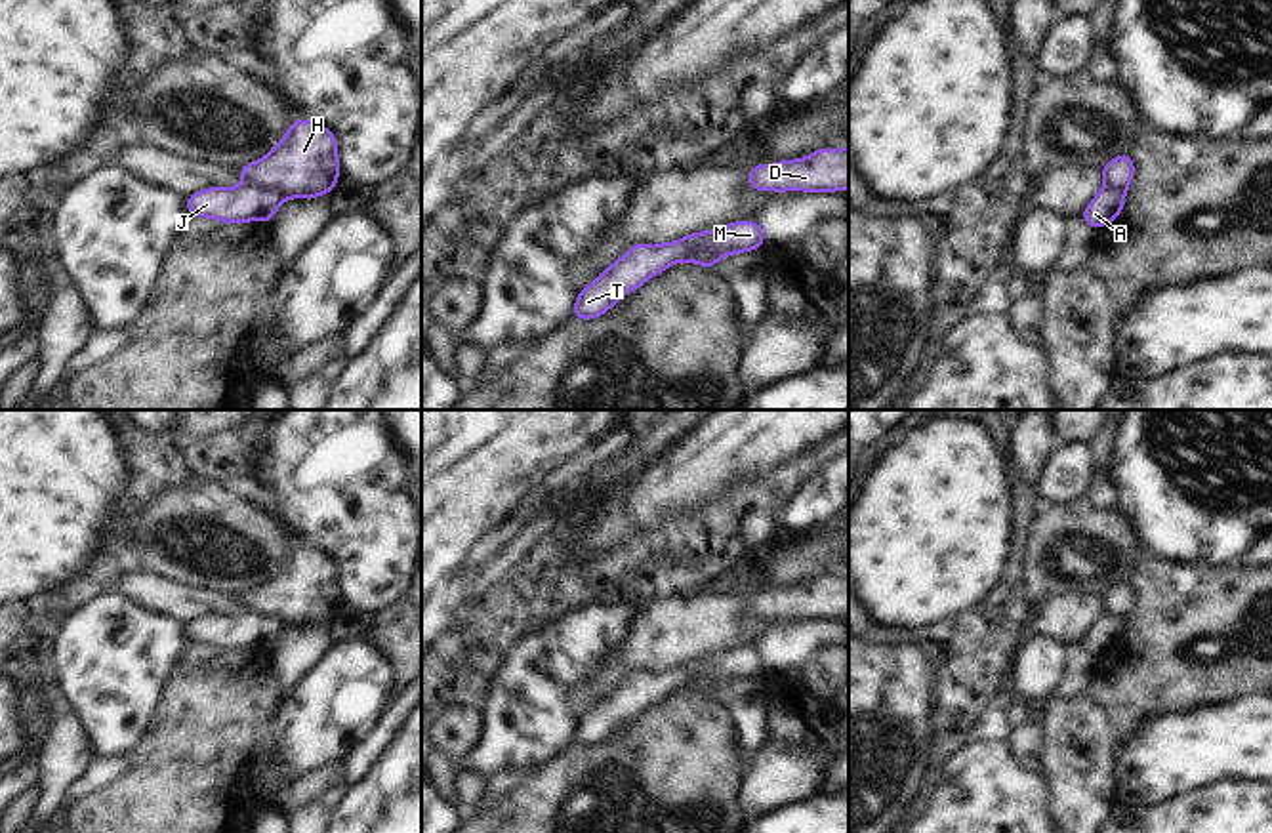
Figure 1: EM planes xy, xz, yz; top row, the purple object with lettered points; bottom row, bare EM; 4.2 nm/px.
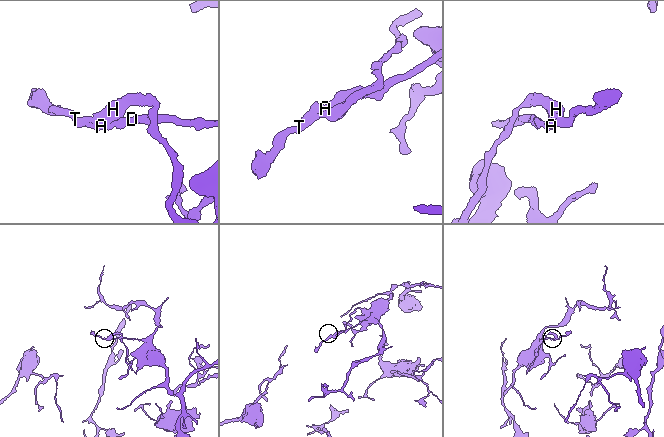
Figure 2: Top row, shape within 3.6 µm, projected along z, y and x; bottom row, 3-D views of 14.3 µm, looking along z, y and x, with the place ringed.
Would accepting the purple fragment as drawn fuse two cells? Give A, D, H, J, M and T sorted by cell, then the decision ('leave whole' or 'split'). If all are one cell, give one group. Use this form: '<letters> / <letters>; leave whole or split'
A D J T / H M; split

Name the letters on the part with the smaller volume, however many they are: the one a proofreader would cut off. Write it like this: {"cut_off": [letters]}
{"cut_off": ["H", "M"]}

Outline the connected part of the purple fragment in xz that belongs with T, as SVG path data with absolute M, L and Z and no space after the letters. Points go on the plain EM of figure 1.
M700 658L667 671L633 669L593 711L578 719L572 736L574 745L591 747L605 742L626 719L641 715L666 694L687 686L690 675L706 669L715 660L717 658Z

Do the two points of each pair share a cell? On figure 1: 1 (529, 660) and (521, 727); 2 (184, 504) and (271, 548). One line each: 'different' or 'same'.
1: same
2: same

